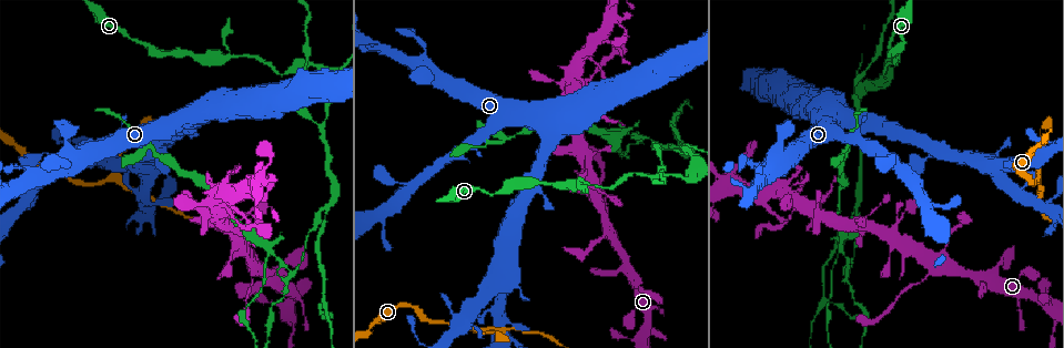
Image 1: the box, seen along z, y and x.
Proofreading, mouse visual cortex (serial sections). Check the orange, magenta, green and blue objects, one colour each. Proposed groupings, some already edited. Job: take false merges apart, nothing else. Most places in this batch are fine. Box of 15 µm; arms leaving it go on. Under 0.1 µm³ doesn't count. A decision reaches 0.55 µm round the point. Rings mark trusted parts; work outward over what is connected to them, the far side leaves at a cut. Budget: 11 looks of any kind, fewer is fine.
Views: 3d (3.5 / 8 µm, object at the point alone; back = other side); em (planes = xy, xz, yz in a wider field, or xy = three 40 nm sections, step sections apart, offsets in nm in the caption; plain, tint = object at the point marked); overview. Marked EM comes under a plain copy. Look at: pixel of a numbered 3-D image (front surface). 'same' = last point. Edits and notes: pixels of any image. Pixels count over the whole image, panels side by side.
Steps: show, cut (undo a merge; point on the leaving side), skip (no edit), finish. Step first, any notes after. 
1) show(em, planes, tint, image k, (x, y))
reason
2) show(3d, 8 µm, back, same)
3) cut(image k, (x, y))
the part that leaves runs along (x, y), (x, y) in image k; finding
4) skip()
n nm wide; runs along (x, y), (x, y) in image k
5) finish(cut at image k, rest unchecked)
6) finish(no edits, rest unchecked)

show(3d, 3.5 µm, image 1, (997, 268))
a narrow waist

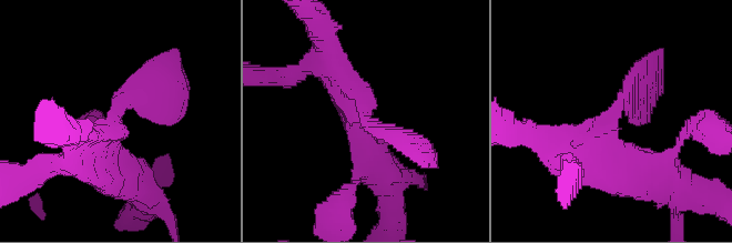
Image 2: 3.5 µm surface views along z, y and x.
show(em, xy, step 5, tint, image 2, (364, 119))

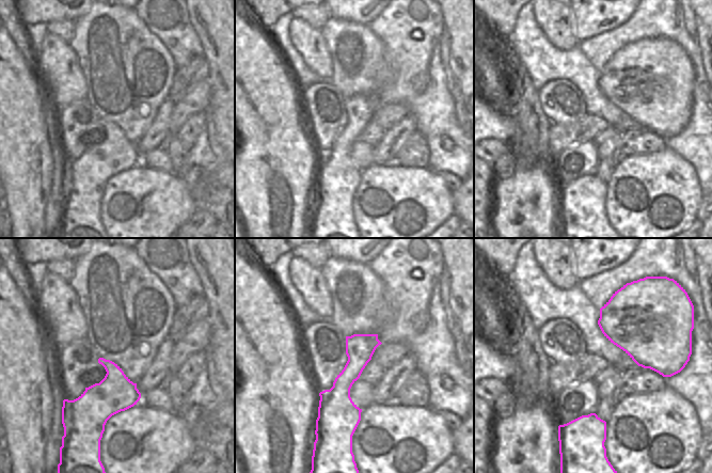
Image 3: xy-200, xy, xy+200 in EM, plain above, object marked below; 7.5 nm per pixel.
skip()
3 arms; arms of 300, 300, 350 nm; runs along (375, 336), (343, 382), (346, 428) in image 3; all the same cell

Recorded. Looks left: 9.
show(3d, 8 µm, image 1, (1049, 206))
four or more arms meet

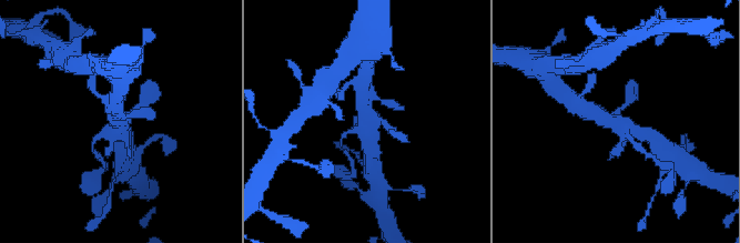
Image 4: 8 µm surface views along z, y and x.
show(em, planes, tint, image 4, (371, 116))
now the EM

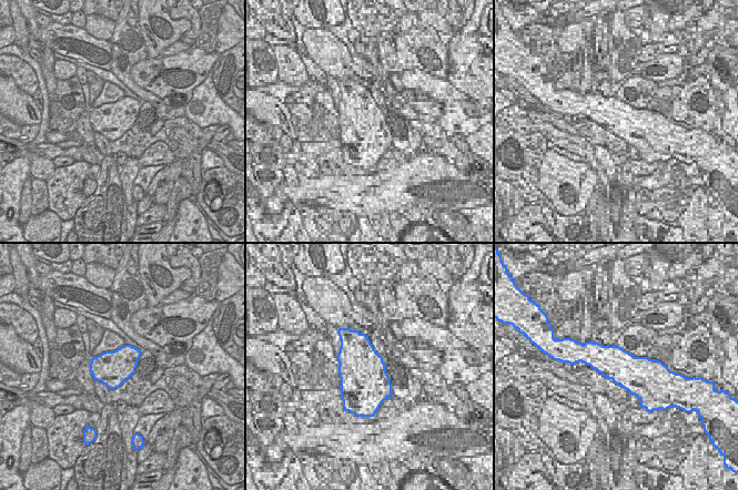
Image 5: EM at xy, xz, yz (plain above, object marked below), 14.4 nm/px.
skip()
runs along (587, 108), (624, 125), (626, 141) in image 4; all the same cell

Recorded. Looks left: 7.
show(3d, 3.5 µm, back, image 1, (228, 55))
a fork

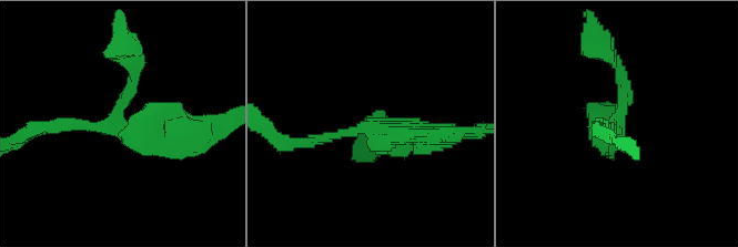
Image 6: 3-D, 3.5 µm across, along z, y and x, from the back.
show(em, xy, step 3, tint, image 6, (120, 127))
now the EM

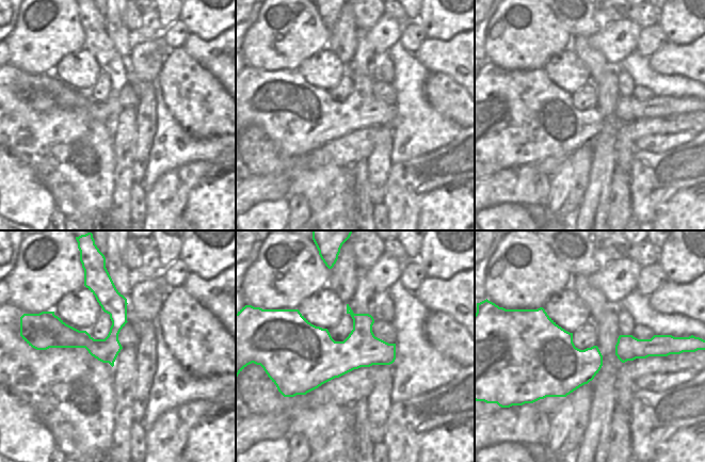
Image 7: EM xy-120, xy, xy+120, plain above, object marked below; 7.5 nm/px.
skip()
runs along (435, 135), (361, 127), (295, 142) in image 6; continuous, no second cell

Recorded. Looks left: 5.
show(3d, 3.5 µm, image 1, (277, 73))
sharp bend

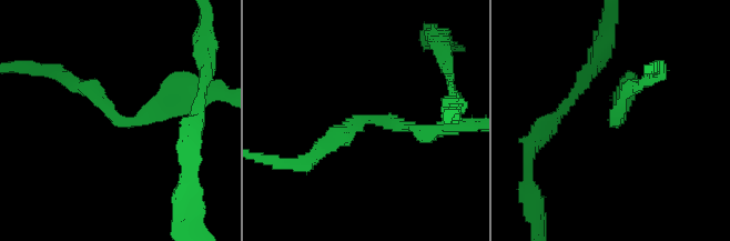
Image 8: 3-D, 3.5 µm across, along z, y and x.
show(em, xy, step 3, tint, image 8, (118, 118))
arms of 150, 200 nm; shape alone is not enough

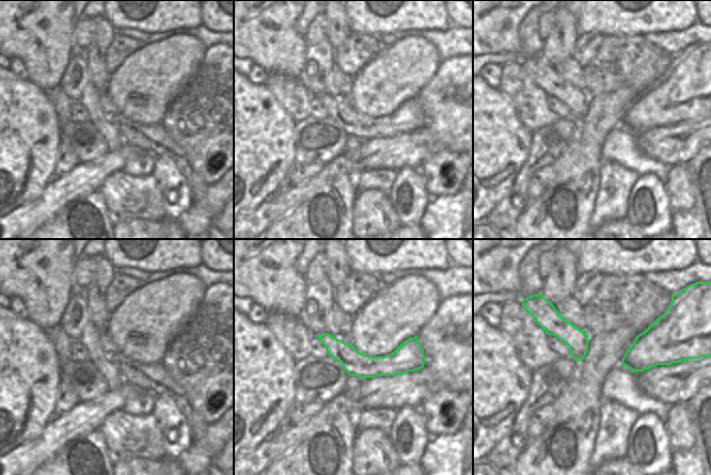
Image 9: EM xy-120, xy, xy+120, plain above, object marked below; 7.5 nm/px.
skip()
runs along (314, 157), (365, 119), (434, 130) in image 8; one cell here

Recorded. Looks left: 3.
finish(no edits, rest unchecked)

